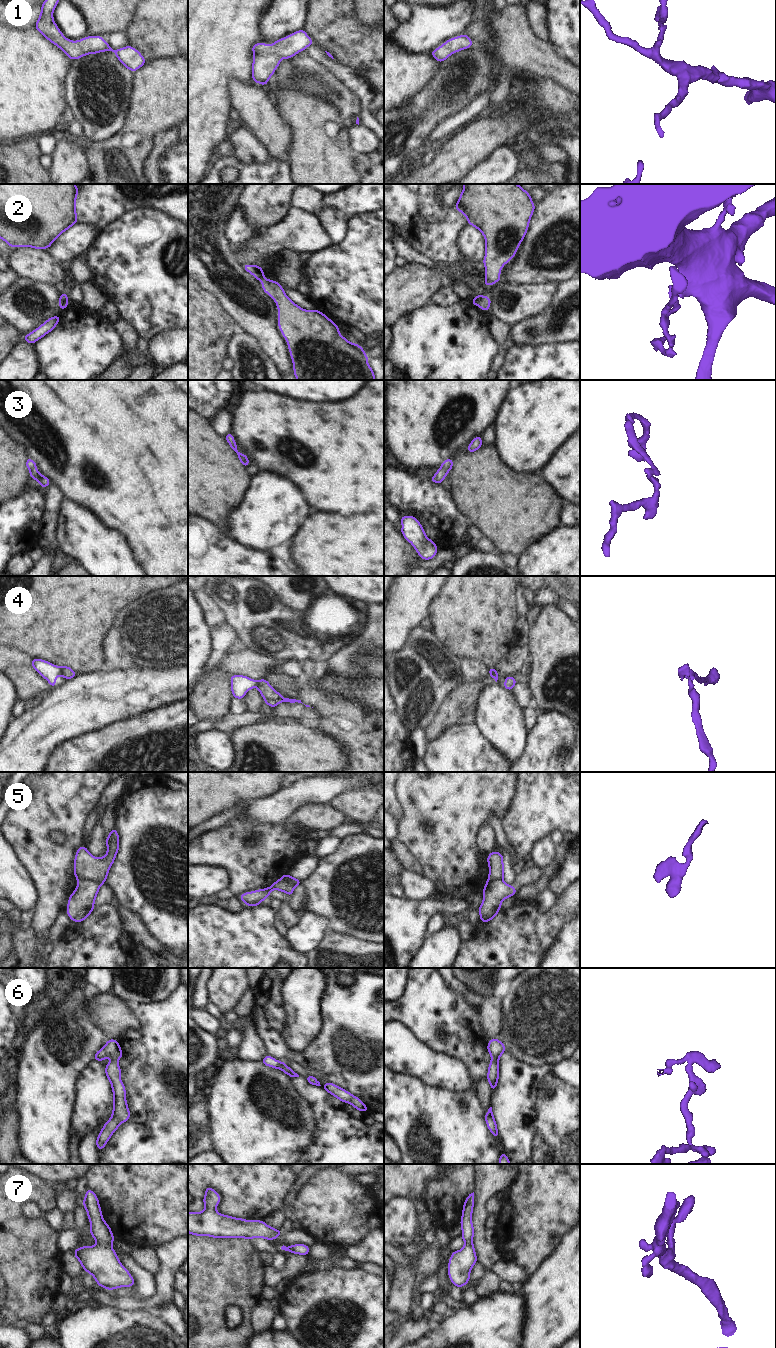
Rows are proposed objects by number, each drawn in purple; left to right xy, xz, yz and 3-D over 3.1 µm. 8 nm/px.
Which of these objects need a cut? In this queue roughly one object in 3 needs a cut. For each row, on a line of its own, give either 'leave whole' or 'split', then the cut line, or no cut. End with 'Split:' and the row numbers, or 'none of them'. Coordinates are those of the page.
1: leave whole; cut none
2: split; cut yz (481, 296), (477, 305)
3: leave whole; cut none
4: split; cut xy (60, 667), (61, 674)
5: split; cut xy (78, 880), (96, 880), (101, 884)
6: leave whole; cut none
7: leave whole; cut none
Split: 2, 4, 5

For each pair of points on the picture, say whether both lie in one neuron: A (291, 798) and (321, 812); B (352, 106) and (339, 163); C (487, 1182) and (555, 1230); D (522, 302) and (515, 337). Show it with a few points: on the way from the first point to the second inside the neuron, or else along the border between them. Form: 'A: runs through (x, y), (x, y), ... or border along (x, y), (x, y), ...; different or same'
A: border along (327, 802), (310, 802), (298, 808), (292, 816); different
B: border along (326, 101), (336, 109), (342, 118); different
C: border along (518, 1174), (507, 1191); different
D: border along (539, 311), (511, 326); different

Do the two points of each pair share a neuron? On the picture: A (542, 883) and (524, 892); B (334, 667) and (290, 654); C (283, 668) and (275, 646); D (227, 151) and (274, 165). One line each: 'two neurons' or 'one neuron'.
A: one neuron
B: two neurons
C: two neurons
D: two neurons

